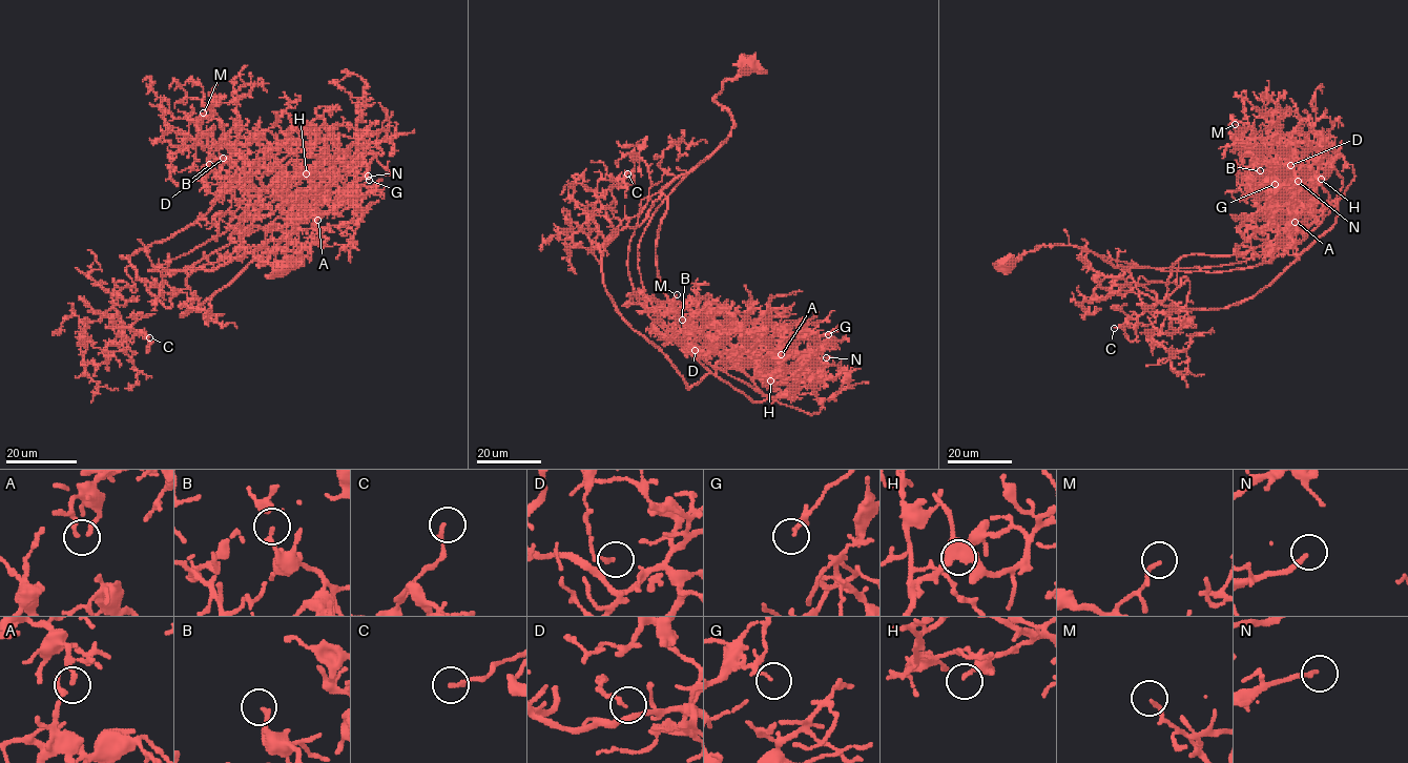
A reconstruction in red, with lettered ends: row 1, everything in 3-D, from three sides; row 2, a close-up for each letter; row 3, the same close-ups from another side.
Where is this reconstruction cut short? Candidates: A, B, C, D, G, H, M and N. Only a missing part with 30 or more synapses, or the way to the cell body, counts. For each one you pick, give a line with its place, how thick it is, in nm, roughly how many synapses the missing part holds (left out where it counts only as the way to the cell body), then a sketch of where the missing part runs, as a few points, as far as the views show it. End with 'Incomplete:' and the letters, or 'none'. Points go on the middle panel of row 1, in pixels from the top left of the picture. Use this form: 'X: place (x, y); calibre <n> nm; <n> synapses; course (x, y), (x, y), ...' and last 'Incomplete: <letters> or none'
N: place (826, 357); calibre 170 nm; 70 synapses; course (826, 357), (842, 361), (849, 356)
Incomplete: N

